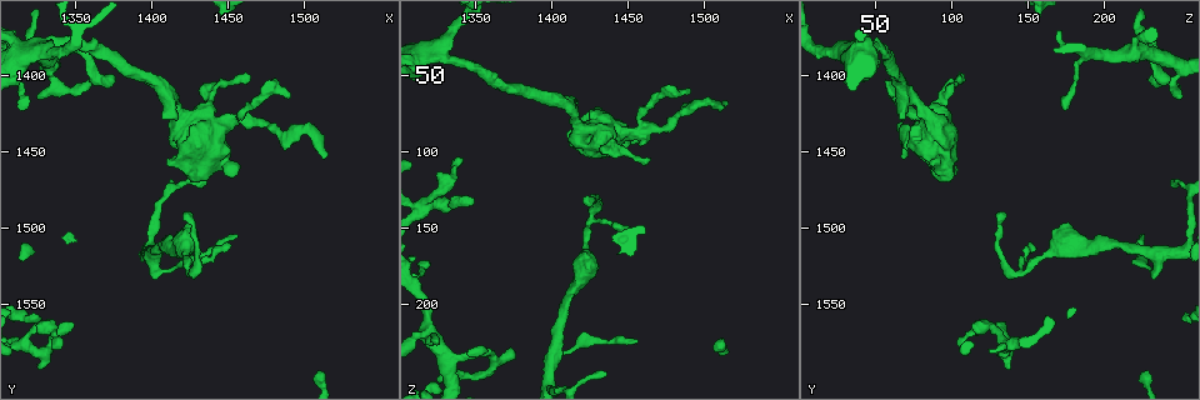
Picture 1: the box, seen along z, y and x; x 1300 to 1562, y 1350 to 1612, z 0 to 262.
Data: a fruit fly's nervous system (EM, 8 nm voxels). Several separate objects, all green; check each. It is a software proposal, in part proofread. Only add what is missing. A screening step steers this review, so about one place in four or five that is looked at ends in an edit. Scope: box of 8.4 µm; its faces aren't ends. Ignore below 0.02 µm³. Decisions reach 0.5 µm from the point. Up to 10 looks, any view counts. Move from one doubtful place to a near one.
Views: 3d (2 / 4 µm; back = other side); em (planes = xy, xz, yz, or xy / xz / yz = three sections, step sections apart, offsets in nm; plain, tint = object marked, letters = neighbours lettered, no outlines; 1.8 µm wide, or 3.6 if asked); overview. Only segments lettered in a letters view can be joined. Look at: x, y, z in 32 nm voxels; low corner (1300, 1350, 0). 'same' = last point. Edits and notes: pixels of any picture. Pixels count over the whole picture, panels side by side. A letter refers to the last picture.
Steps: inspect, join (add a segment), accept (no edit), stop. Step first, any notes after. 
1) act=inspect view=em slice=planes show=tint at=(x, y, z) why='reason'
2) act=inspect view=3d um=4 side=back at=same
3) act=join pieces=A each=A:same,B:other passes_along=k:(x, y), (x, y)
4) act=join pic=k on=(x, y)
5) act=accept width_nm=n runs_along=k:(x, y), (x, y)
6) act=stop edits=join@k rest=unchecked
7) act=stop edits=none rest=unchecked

act=inspect view=em slice=xz step=4 show=tint at=(1456, 1504, 226) why='an open end'

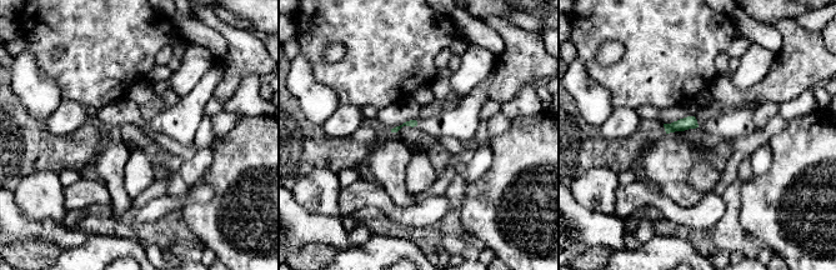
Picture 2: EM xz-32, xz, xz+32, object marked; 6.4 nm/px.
act=inspect view=em slice=xy step=8 show=letters at=same why='another direction'

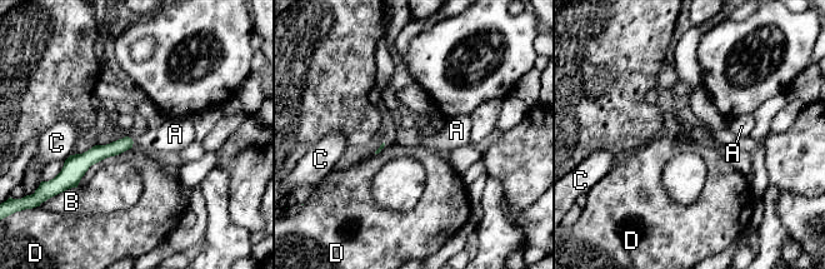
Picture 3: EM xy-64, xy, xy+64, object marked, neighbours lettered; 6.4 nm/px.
act=join pieces=A longest_contact=D:440nm each=A:same,B:other,C:other,D:other passes_along=3:(98, 153), (133, 142), (170, 137) found='the cell continues'

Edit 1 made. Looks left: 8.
act=inspect view=em um=3.6 slice=planes show=letters at=(1416, 1430, 68) why='branch stops here'

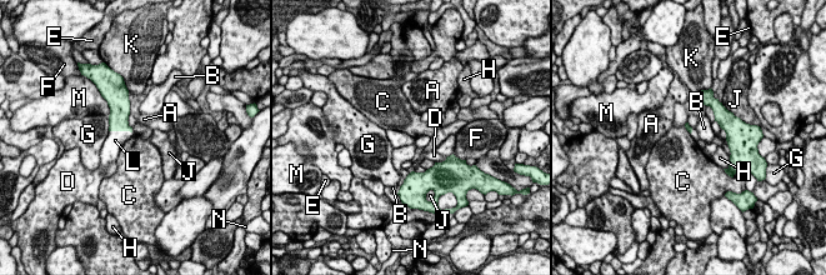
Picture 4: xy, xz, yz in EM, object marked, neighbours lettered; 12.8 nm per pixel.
act=join pieces=L each=A:other,B:other,C:other,D:other,E:other,F:other,G:other,H:other,J:other,K:other,L:same,M:other,N:other passes_along=4:(119, 111), (120, 130), (111, 146) found='the cell continues'

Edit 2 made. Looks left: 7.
act=inspect view=overview why='redraw'

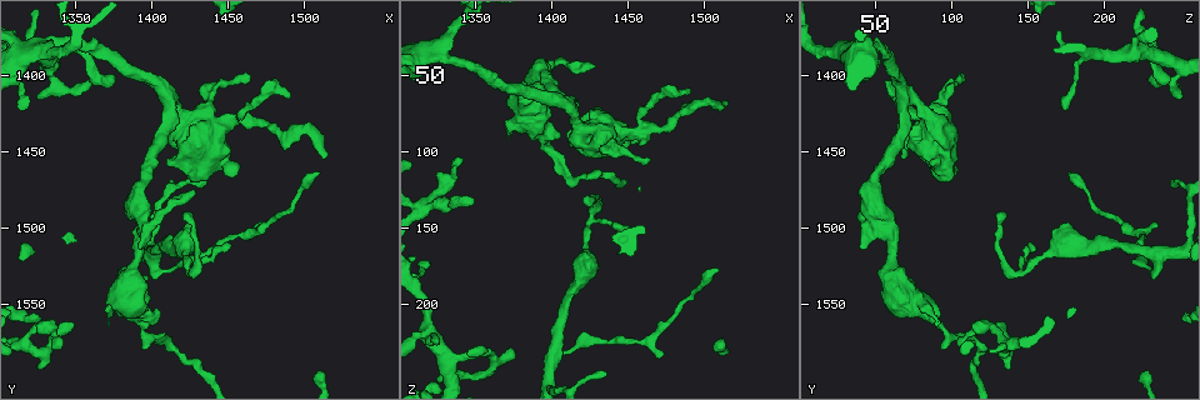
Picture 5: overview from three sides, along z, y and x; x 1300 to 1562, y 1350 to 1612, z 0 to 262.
act=inspect view=em um=3.6 slice=yz step=16 show=tint at=(1512, 1452, 68) why='free end'

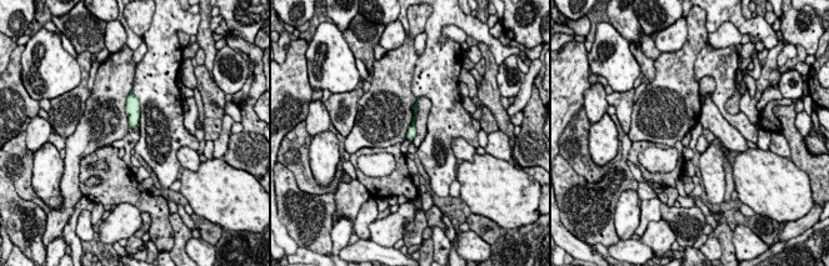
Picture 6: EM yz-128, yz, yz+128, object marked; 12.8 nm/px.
act=inspect view=em um=3.6 slice=planes show=letters at=same

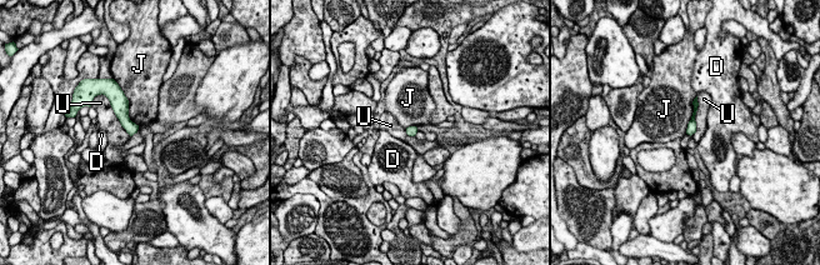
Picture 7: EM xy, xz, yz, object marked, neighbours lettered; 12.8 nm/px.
act=accept longest_contact=J:550nm each=D:other,J:other,U:other border=7:(120, 88), (128, 116), (139, 125) found='no lettered segment goes on from it'

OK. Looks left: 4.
act=inspect view=3d um=2 at=(1372, 1408, 232) why='thin end'

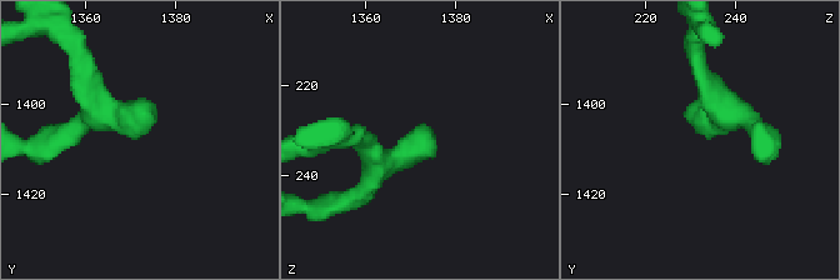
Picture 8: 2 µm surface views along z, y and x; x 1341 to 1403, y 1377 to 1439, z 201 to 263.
act=inspect view=em slice=xz step=16 show=tint at=(1372, 1406, 232) why='shape alone is not enough'

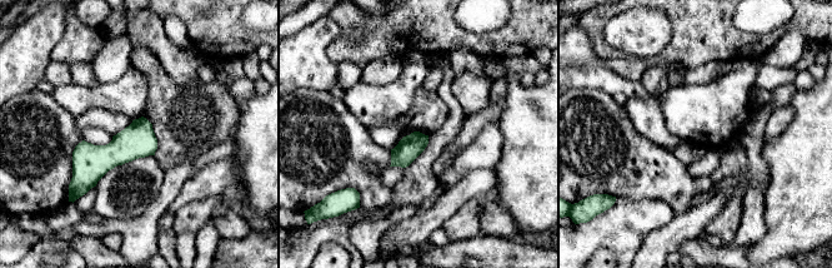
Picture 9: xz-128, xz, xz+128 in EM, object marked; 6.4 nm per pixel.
act=inspect view=em slice=planes show=letters at=same

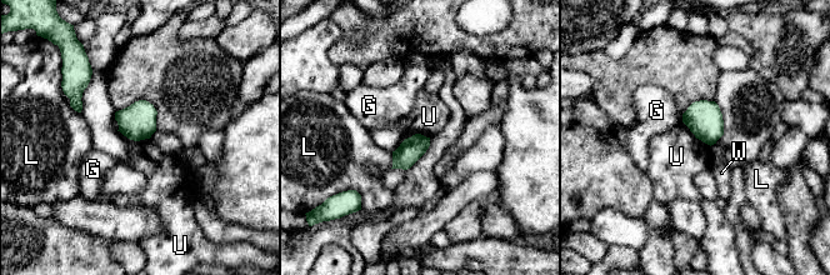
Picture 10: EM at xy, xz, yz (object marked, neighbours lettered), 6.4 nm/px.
act=accept width_nm=160 each=G:other,L:other,U:other,W:other border=10:(93, 70), (83, 93), (80, 113) found='no lettered segment goes on from it'

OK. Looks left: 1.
act=stop edits=join@3,join@4 rest=unchecked

